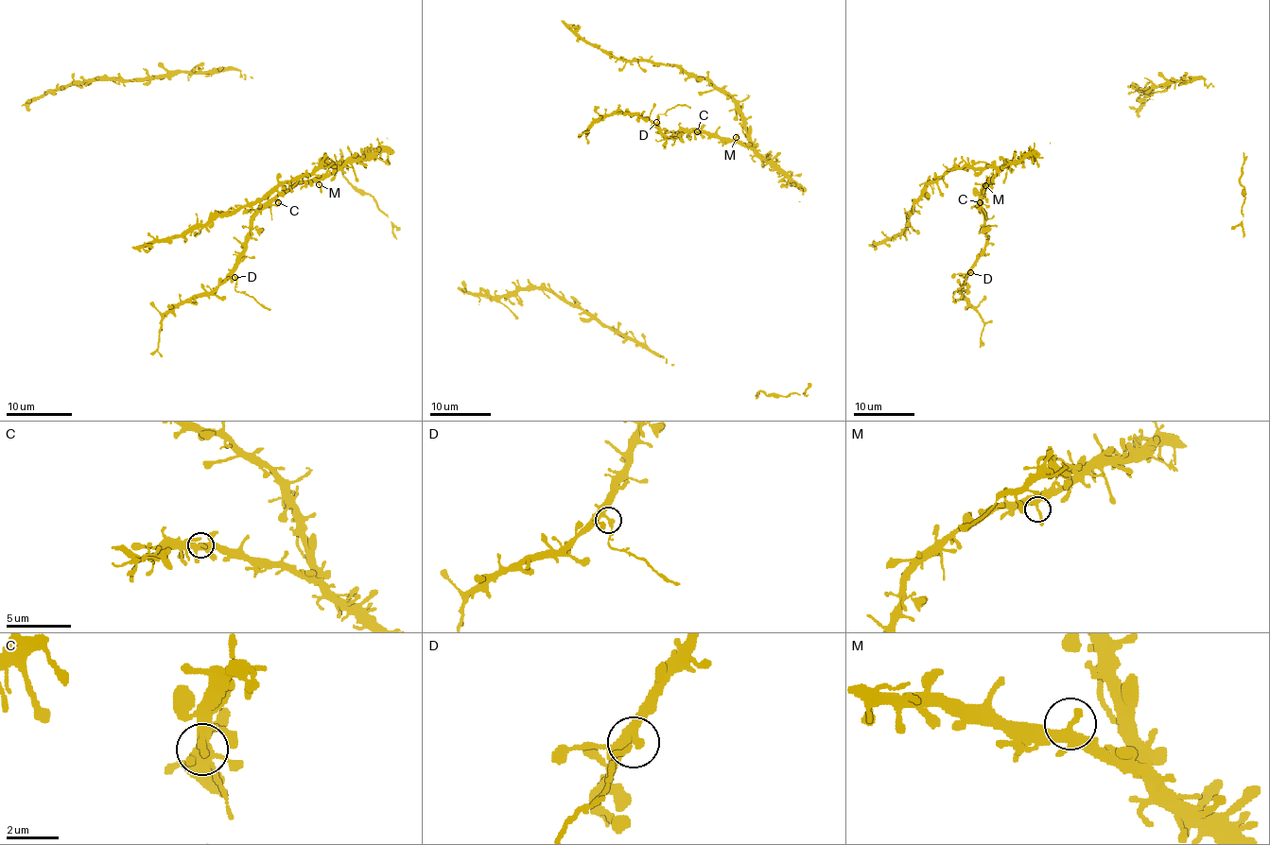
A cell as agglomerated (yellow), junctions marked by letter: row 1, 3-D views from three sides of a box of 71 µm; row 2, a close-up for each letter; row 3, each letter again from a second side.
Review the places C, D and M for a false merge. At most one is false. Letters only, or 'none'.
D

